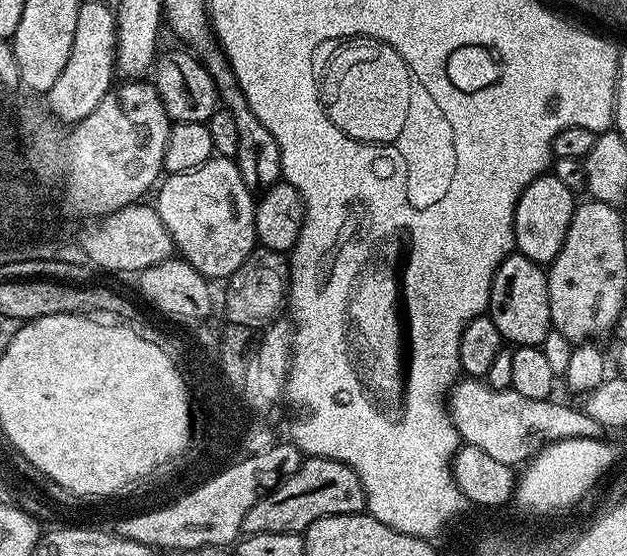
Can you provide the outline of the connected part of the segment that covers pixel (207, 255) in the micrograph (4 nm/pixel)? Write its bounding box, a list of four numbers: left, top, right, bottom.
[155,155,258,281]

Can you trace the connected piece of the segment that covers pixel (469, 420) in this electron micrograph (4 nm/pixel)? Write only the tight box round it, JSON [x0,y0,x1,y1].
[446,378,604,468]

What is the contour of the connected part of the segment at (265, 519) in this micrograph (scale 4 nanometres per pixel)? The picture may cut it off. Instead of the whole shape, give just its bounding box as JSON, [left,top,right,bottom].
[243,456,366,533]

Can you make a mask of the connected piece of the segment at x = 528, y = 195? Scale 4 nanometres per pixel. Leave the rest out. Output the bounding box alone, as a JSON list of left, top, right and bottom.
[514,174,578,266]

